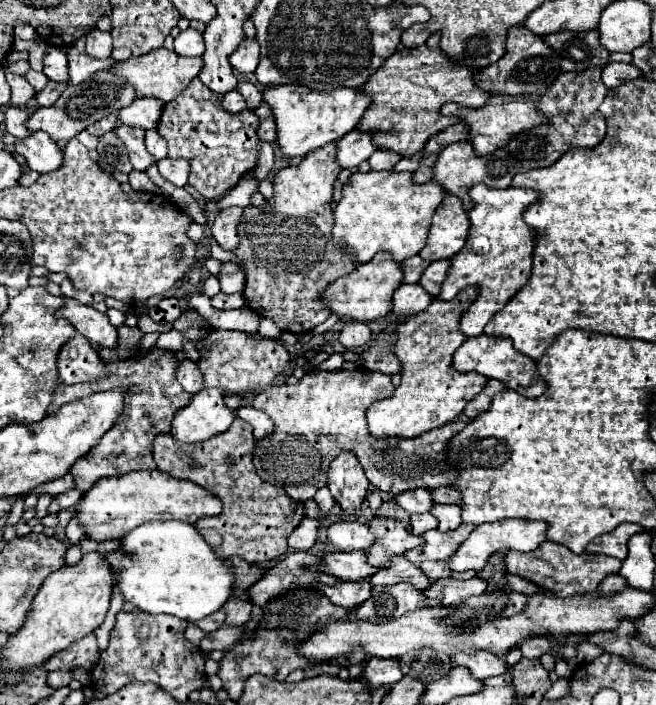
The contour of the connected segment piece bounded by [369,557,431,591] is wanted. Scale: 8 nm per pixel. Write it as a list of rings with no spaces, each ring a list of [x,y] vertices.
[[[393,557],[389,567],[381,567],[375,575],[371,575],[371,585],[397,585],[397,583],[409,583],[415,589],[423,591],[431,585],[431,581],[421,573],[421,569],[409,561],[405,561],[405,557]]]

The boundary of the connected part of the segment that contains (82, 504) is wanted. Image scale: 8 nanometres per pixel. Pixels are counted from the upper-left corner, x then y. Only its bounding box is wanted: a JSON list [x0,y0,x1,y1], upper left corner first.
[75,469,221,541]

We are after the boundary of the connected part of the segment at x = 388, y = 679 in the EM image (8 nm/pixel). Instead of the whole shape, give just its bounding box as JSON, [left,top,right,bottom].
[361,657,403,687]

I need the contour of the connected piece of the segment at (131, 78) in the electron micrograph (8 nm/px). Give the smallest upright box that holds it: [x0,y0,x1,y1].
[109,47,203,103]

